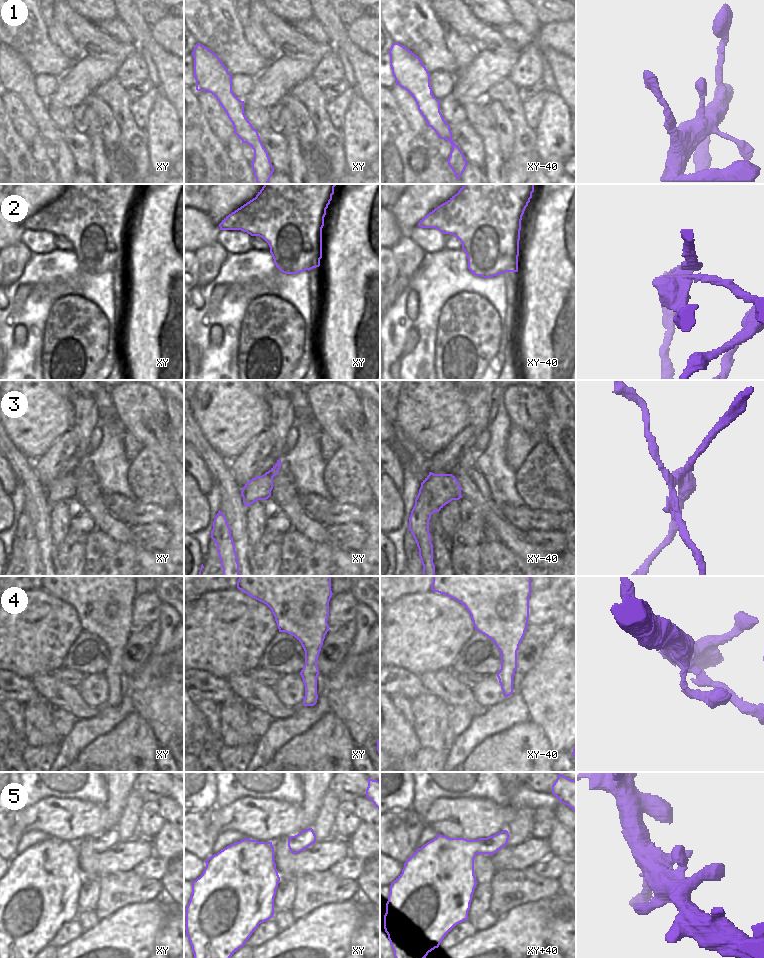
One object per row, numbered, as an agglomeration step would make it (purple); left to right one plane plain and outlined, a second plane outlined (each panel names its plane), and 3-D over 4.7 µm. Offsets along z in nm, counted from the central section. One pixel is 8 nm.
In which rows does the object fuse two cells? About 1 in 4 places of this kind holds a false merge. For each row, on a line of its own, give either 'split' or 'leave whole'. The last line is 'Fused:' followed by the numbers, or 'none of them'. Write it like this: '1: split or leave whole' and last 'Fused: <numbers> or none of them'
1: leave whole
2: split
3: split
4: leave whole
5: leave whole
Fused: 2, 3

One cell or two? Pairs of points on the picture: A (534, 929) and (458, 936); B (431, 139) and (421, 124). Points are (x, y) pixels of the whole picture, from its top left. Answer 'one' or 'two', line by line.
A: two
B: two

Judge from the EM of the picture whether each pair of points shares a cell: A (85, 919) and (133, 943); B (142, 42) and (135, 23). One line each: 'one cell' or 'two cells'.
A: two cells
B: one cell

